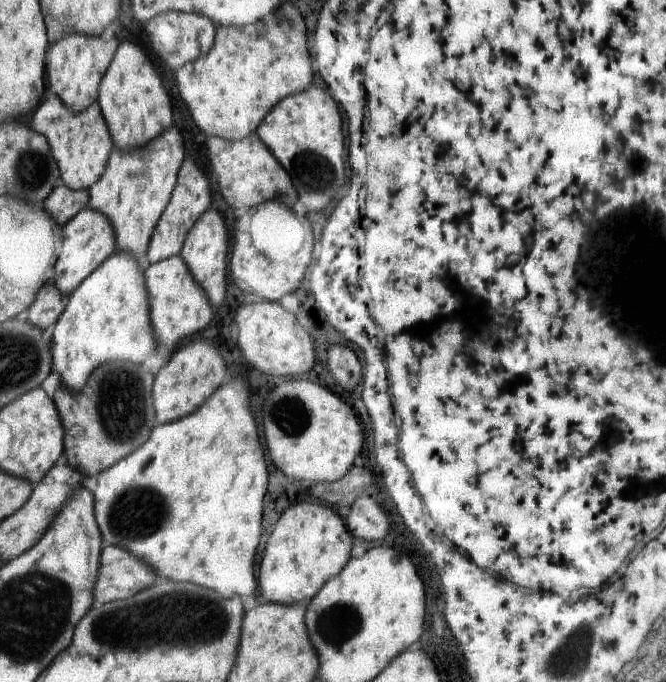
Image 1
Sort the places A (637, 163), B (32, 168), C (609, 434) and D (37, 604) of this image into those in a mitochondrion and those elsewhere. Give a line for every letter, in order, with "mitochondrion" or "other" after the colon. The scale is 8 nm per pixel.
A: other
B: mitochondrion
C: other
D: mitochondrion

